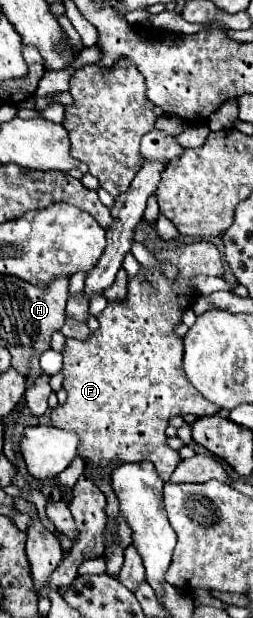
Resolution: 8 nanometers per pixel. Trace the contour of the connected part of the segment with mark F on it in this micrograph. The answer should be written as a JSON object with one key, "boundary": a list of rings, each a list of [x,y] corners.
{"boundary":[[[197,241],[197,243],[179,243],[179,245],[163,245],[165,249],[153,249],[157,259],[175,263],[179,269],[179,277],[175,281],[169,281],[159,269],[141,269],[141,273],[133,279],[129,279],[129,295],[125,301],[119,303],[109,303],[105,311],[97,317],[99,319],[99,329],[89,335],[87,341],[77,341],[77,339],[67,339],[67,347],[63,351],[63,389],[67,391],[67,401],[63,405],[57,405],[51,411],[51,421],[55,427],[65,429],[65,431],[75,431],[81,445],[79,445],[79,455],[83,461],[91,467],[93,471],[93,481],[95,485],[105,493],[107,497],[107,515],[115,517],[119,527],[117,535],[121,539],[123,547],[129,547],[131,543],[131,529],[119,515],[117,499],[113,495],[113,489],[109,485],[109,477],[99,481],[99,471],[109,465],[111,461],[119,463],[137,463],[137,461],[151,461],[161,475],[163,481],[169,481],[171,473],[179,465],[181,457],[177,451],[169,449],[165,445],[165,429],[169,425],[169,417],[173,415],[215,415],[219,409],[217,405],[209,403],[185,377],[183,371],[183,339],[175,335],[173,327],[181,323],[183,311],[189,307],[193,287],[189,283],[191,277],[195,275],[215,275],[219,277],[223,273],[223,263],[221,263],[221,253],[219,249],[209,243],[209,241]]]}

